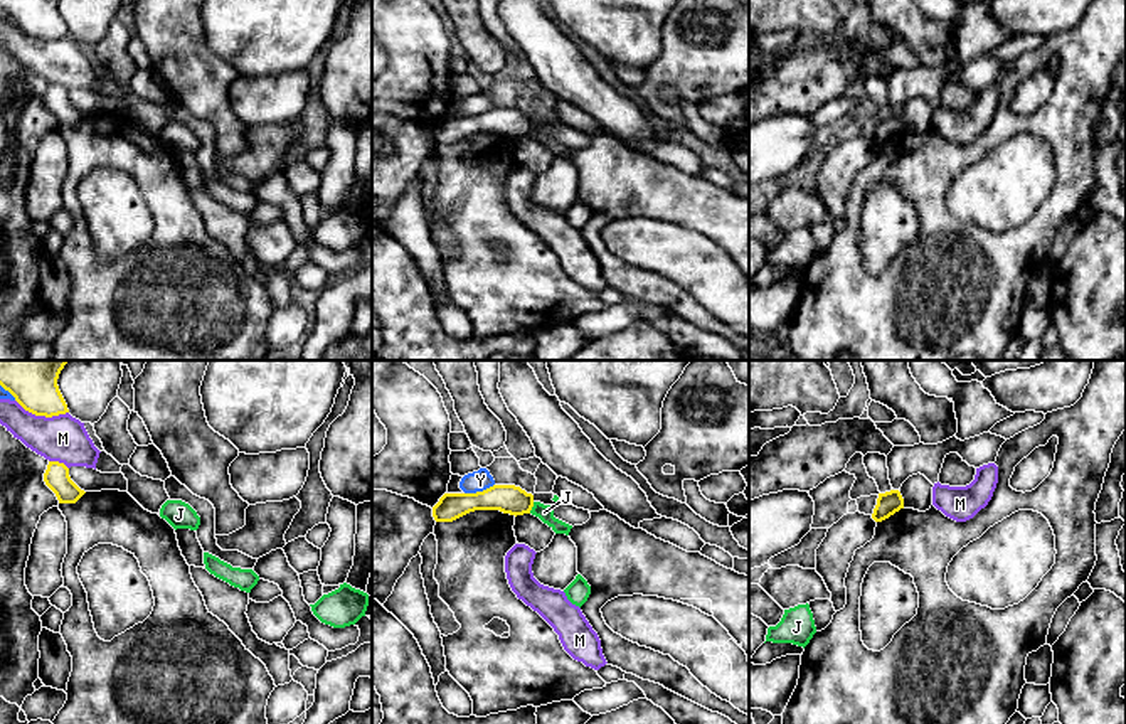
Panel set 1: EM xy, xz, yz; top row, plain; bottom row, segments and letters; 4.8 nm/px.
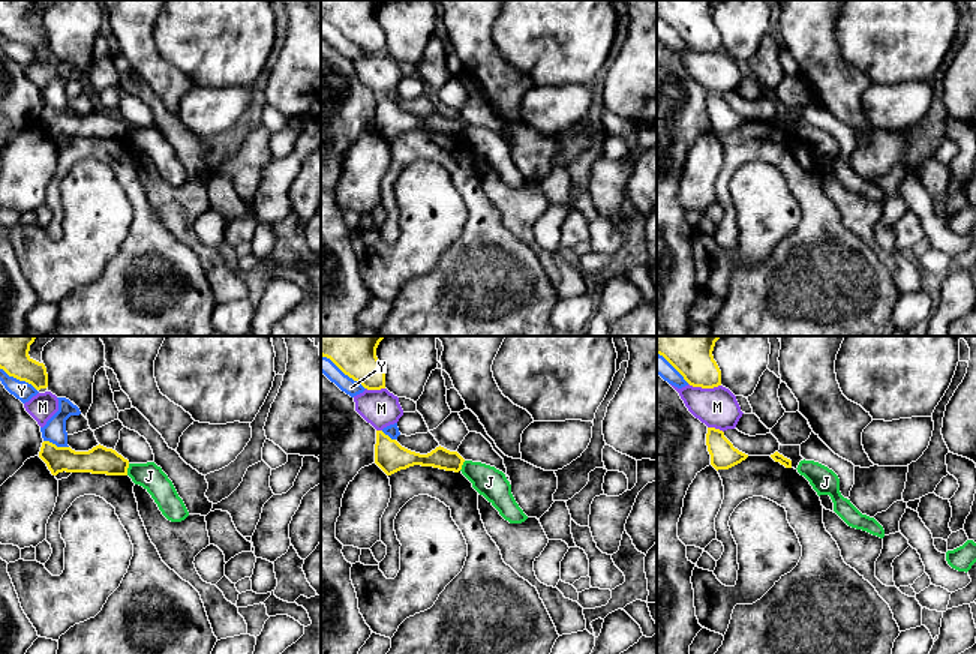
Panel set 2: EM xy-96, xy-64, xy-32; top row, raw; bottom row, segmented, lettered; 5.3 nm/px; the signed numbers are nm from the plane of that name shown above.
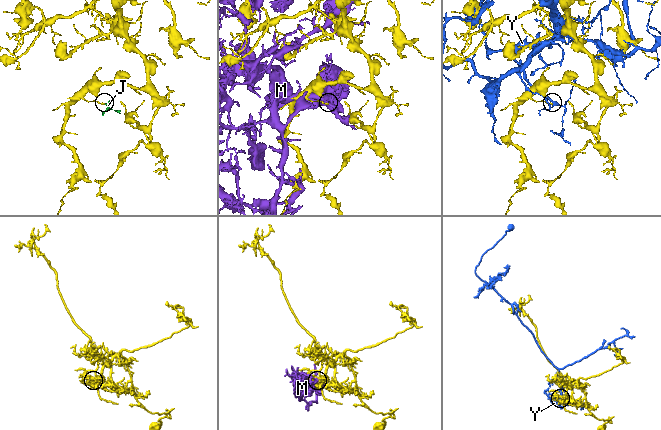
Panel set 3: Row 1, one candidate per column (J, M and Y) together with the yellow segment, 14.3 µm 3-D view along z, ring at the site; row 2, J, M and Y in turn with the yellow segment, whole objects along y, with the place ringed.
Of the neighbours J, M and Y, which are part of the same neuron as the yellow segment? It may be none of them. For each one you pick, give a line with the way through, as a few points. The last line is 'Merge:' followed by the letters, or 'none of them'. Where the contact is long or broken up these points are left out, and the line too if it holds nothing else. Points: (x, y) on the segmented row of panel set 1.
Merge: none of them

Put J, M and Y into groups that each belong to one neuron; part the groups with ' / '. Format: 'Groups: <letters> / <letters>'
Groups: J / M / Y

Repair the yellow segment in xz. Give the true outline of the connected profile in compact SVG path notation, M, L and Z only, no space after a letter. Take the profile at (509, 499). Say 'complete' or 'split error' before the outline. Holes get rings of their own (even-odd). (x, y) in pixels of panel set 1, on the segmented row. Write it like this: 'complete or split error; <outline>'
complete; M493 485L476 493L444 493L433 507L436 522L453 522L475 510L500 510L510 515L530 514L534 495L515 485Z

